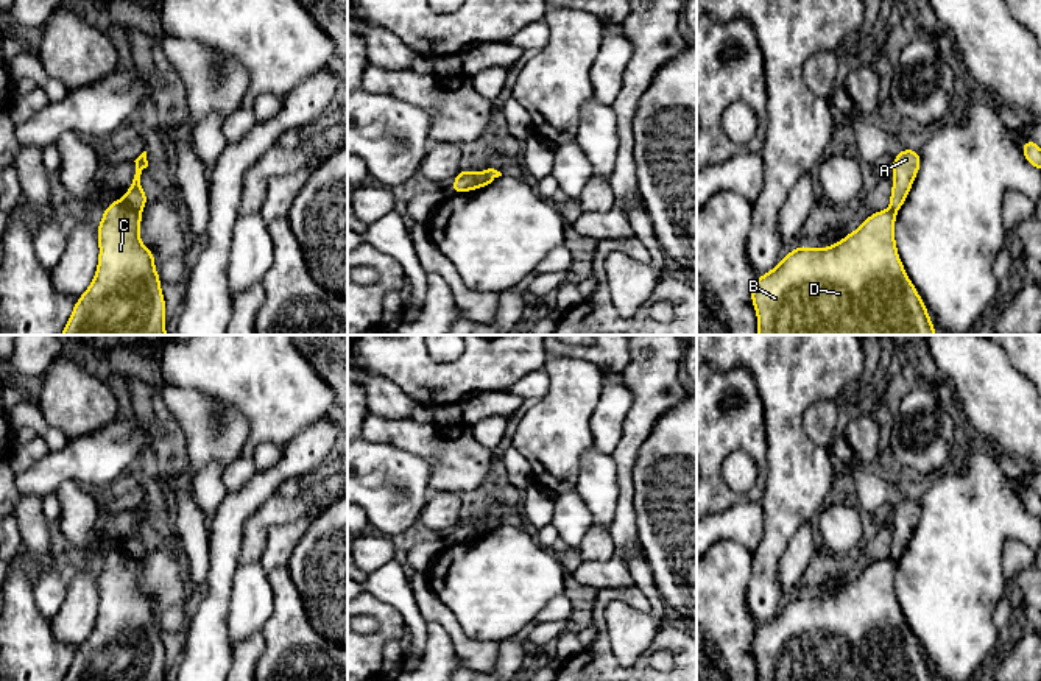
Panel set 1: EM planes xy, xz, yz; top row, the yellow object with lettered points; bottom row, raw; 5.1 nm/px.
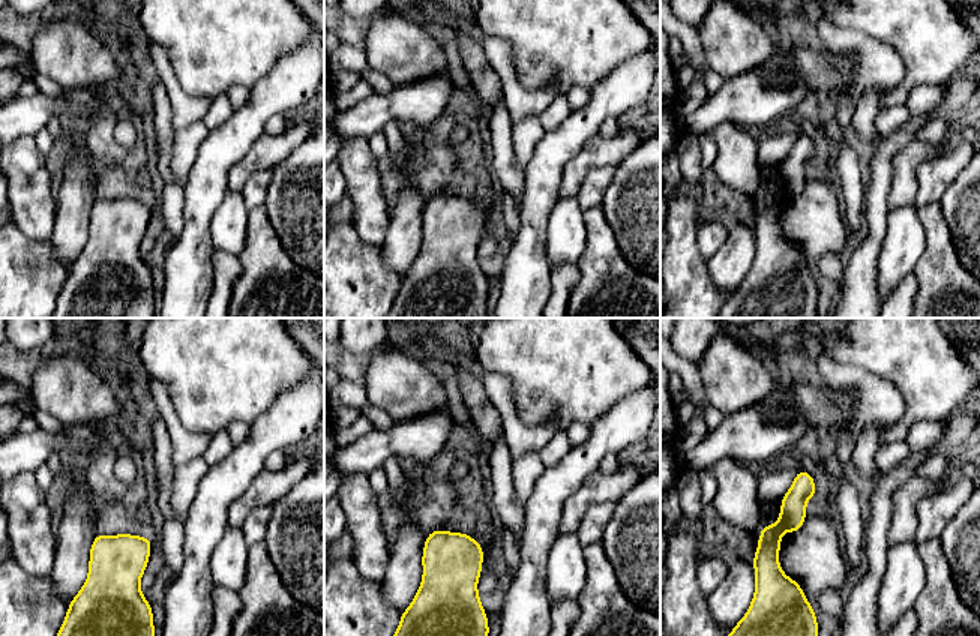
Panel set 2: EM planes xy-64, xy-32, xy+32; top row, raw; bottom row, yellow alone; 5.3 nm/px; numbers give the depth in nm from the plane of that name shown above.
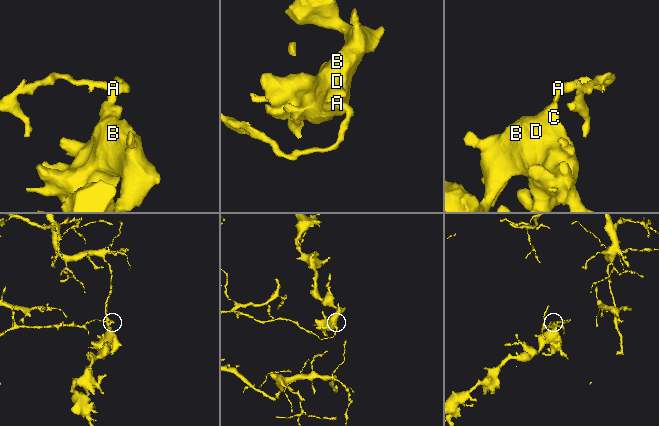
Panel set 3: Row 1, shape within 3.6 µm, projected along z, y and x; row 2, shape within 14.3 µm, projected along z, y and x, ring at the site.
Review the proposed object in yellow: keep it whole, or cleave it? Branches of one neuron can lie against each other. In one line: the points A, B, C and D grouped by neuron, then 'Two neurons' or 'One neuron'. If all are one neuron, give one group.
Groups: A / B C D. Two neurons

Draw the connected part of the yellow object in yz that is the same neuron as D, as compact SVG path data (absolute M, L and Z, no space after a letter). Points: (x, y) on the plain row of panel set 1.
M896 561L870 564L859 578L829 597L796 595L751 639L757 681L935 681L919 642L909 628L895 591Z

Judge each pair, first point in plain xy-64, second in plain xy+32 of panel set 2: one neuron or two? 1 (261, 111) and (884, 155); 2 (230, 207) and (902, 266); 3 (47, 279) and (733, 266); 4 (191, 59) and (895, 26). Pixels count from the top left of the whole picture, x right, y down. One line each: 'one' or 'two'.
1: one
2: one
3: two
4: one

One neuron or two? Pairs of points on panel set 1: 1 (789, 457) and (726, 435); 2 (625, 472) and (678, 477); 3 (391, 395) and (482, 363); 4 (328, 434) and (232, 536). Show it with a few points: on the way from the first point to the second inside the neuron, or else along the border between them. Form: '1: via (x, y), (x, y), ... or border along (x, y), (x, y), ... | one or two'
1: border along (762, 413), (767, 465), (765, 485) | two
2: border along (645, 438), (633, 466), (633, 508) | two
3: border along (370, 374), (395, 382), (415, 404) | two
4: via (299, 458), (276, 474), (242, 508) | one

